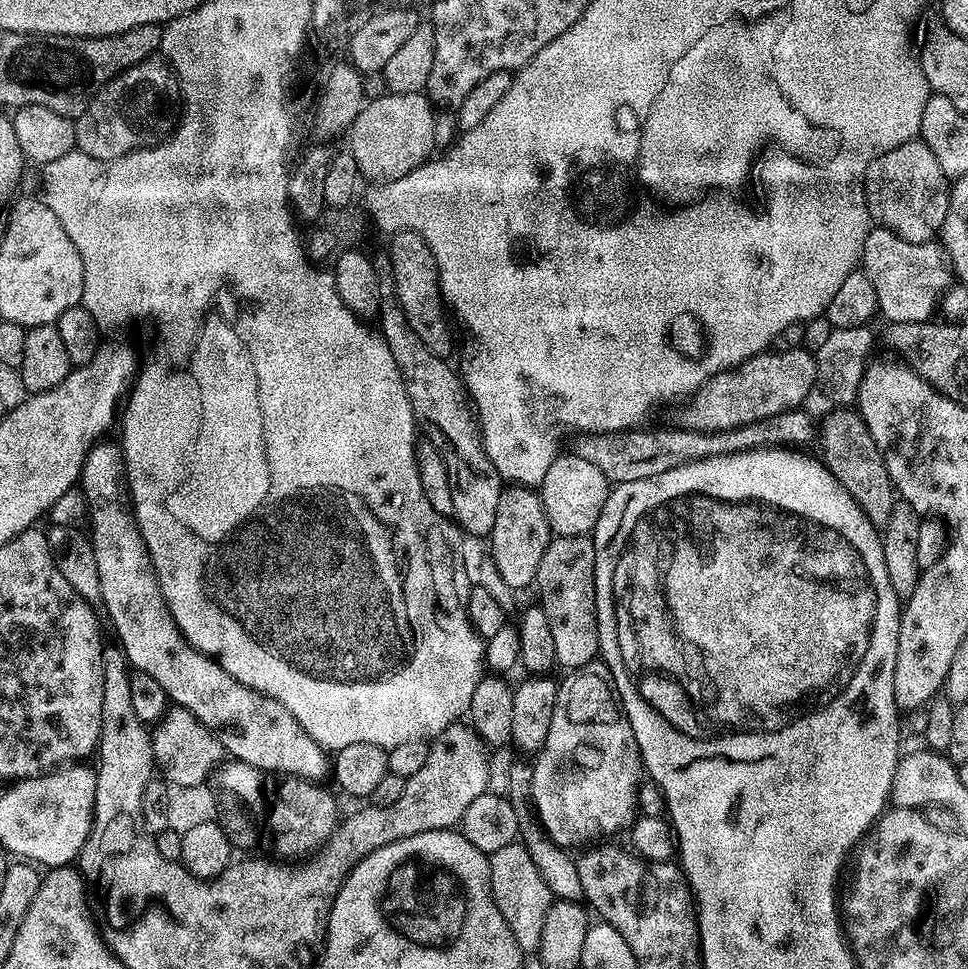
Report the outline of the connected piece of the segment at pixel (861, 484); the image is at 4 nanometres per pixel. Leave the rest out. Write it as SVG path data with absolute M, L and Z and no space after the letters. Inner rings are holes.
M851 407L837 408L825 415L818 428L818 440L820 436L820 458L823 464L834 474L838 482L846 487L847 493L850 494L859 508L870 518L873 525L882 528L889 520L892 508L896 501L892 480L889 478L889 472L886 470L883 451L877 446L876 440L872 439L869 428L866 426L864 419L860 416L859 411Z

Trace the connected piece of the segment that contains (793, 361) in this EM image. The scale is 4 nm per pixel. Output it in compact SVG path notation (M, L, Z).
M803 346L789 352L761 352L737 368L711 376L697 392L691 393L687 401L686 427L695 432L730 432L762 418L799 409L814 384L814 378L814 355Z

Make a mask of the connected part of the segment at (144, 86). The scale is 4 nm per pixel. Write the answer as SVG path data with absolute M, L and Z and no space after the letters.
M163 59L143 60L124 72L118 72L116 77L92 99L90 106L86 106L82 115L75 117L76 148L90 154L95 160L113 160L143 148L157 148L176 131L181 115L180 82L176 79L175 72Z

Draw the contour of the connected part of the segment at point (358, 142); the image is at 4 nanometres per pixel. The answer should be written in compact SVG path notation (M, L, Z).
M393 92L367 101L350 129L350 151L365 178L372 182L397 180L429 159L436 144L436 120L432 112L434 105L424 92Z

